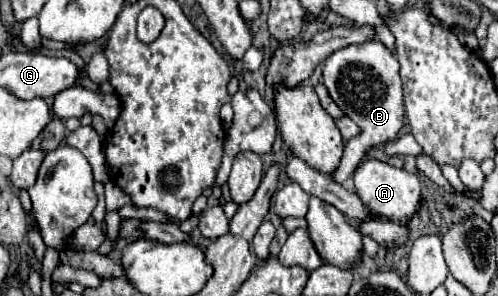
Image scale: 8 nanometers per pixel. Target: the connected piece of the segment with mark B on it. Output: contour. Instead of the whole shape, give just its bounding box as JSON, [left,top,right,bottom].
[323,40,403,182]

